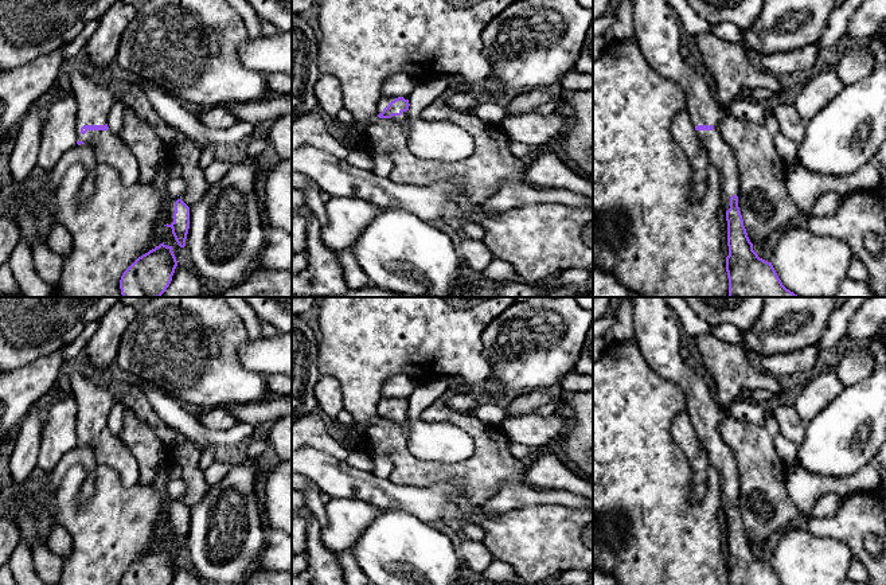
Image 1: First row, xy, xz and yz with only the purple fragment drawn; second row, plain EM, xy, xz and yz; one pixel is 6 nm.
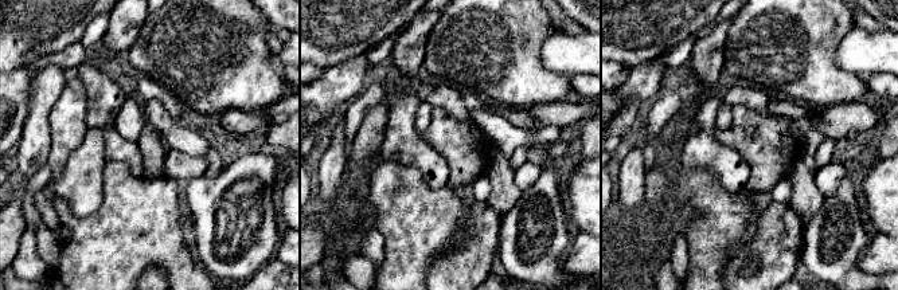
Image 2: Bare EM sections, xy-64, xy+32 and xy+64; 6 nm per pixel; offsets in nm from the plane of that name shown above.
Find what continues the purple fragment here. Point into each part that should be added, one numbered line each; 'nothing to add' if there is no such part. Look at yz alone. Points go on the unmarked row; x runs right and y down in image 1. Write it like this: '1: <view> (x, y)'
1: yz (656, 328)

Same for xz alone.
1: xz (383, 402)

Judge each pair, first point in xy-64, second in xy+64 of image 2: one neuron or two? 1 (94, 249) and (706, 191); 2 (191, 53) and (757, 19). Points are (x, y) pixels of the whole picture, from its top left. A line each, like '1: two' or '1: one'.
1: one
2: one

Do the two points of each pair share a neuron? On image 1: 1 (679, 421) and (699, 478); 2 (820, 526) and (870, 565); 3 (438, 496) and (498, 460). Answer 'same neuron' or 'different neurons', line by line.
1: same neuron
2: same neuron
3: different neurons

